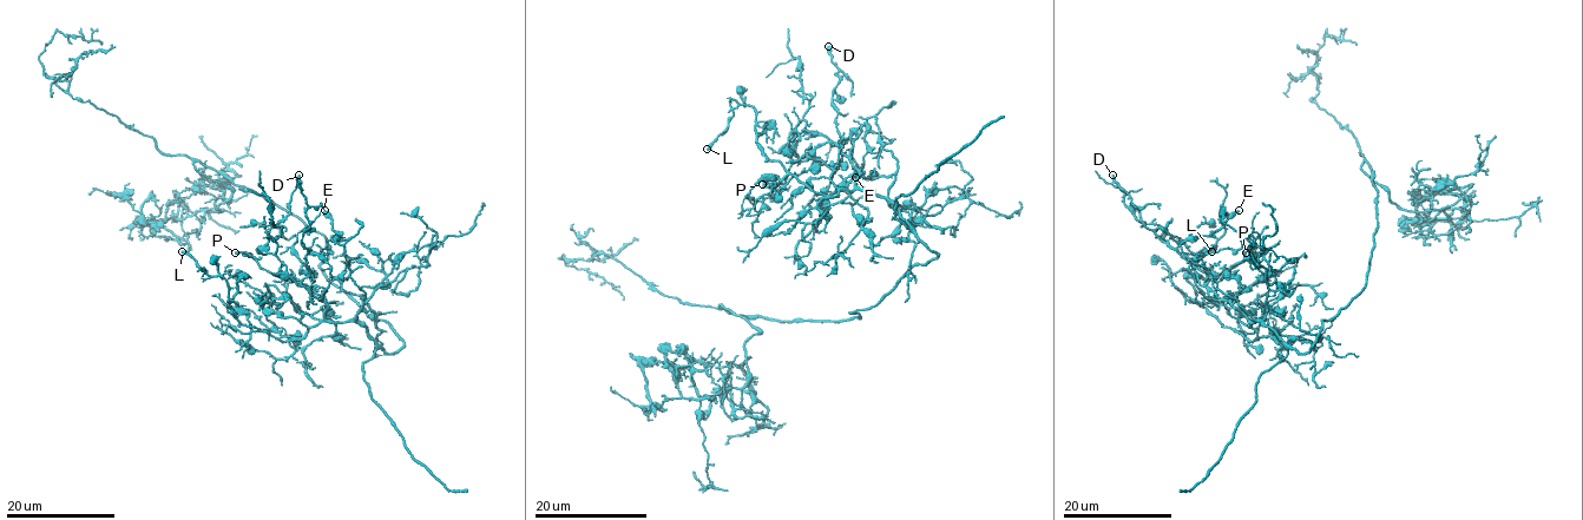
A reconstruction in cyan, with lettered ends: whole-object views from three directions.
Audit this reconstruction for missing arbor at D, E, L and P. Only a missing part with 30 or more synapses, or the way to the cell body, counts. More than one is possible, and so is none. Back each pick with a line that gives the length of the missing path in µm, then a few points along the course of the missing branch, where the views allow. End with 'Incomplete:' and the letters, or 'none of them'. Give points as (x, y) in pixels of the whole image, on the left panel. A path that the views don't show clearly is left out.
Incomplete: none of them

